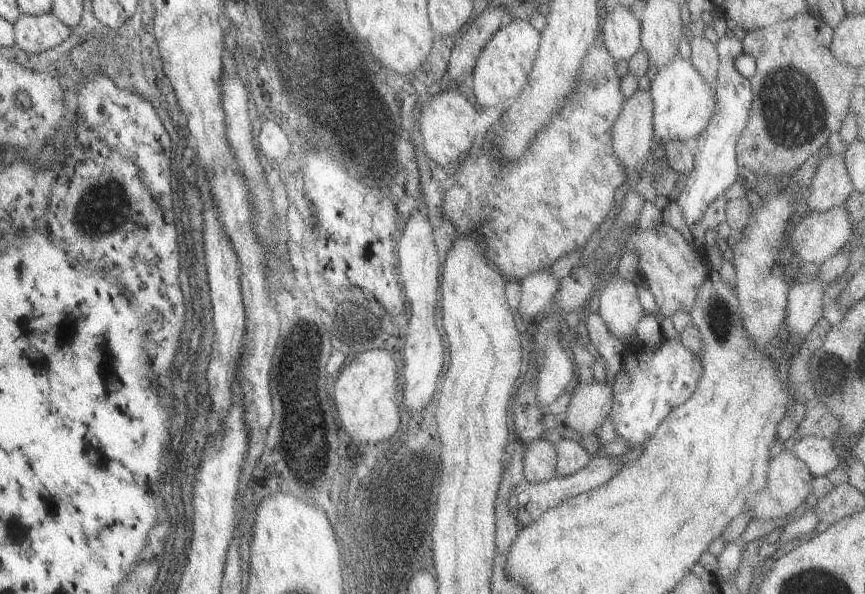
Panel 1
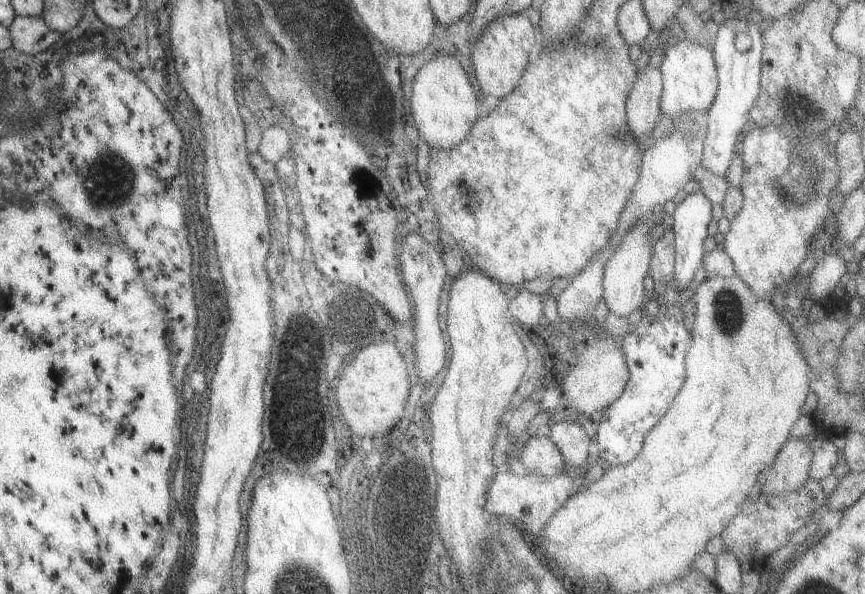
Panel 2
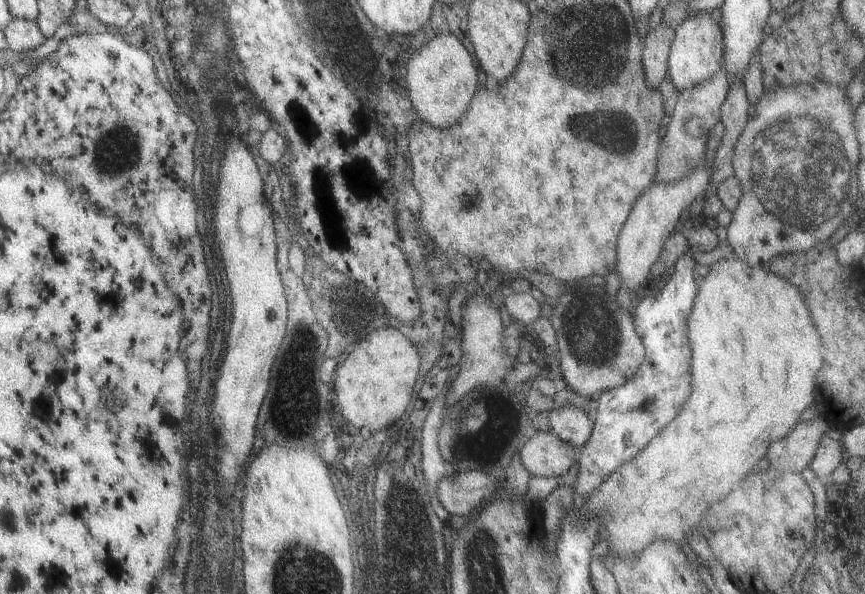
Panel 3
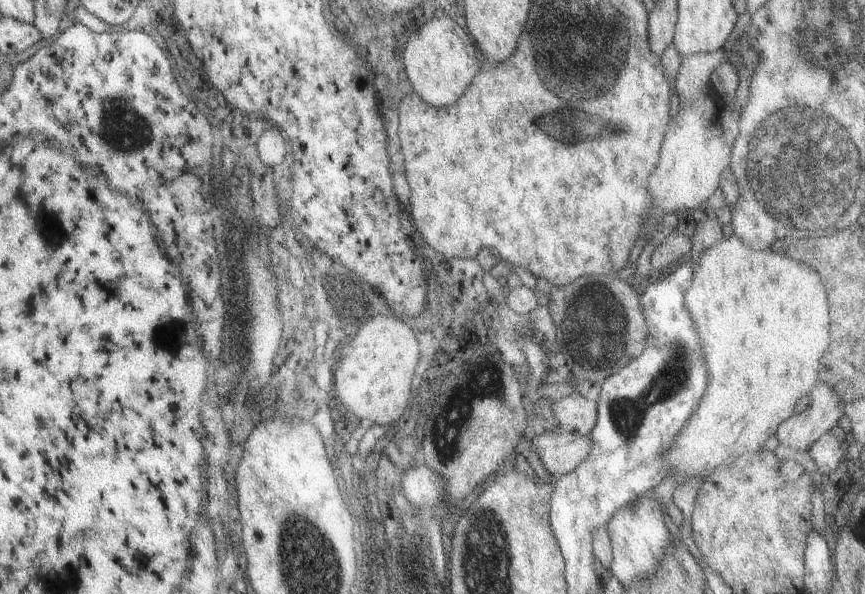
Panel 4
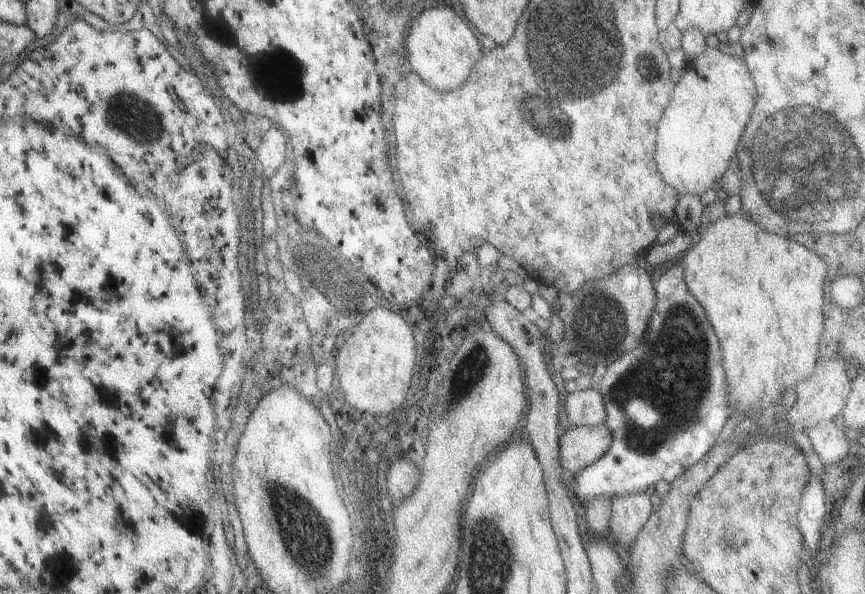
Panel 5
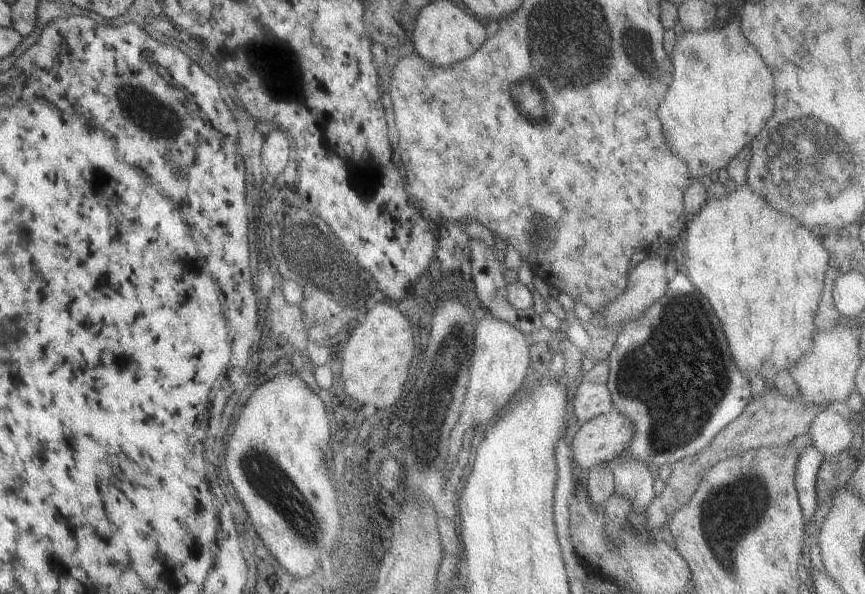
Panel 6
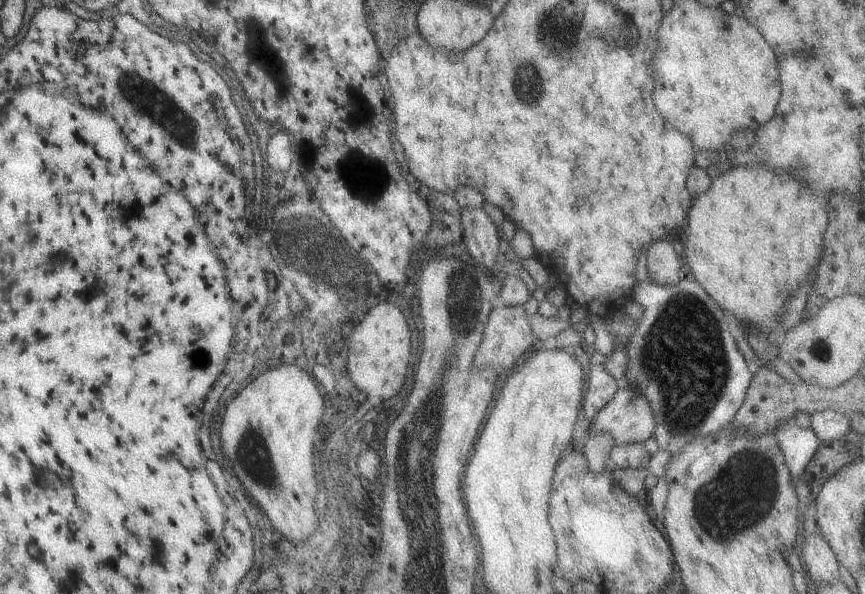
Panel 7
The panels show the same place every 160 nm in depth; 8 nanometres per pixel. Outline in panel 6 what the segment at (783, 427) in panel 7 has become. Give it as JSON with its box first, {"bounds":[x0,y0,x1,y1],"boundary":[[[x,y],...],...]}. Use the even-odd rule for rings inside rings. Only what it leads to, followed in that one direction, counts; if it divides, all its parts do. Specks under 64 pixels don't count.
{"bounds":[794,447,822,526],"boundary":[[[808,447],[798,453],[794,470],[794,487],[798,496],[798,503],[802,512],[804,526],[809,526],[815,512],[815,484],[816,474],[822,454],[815,447]]]}

